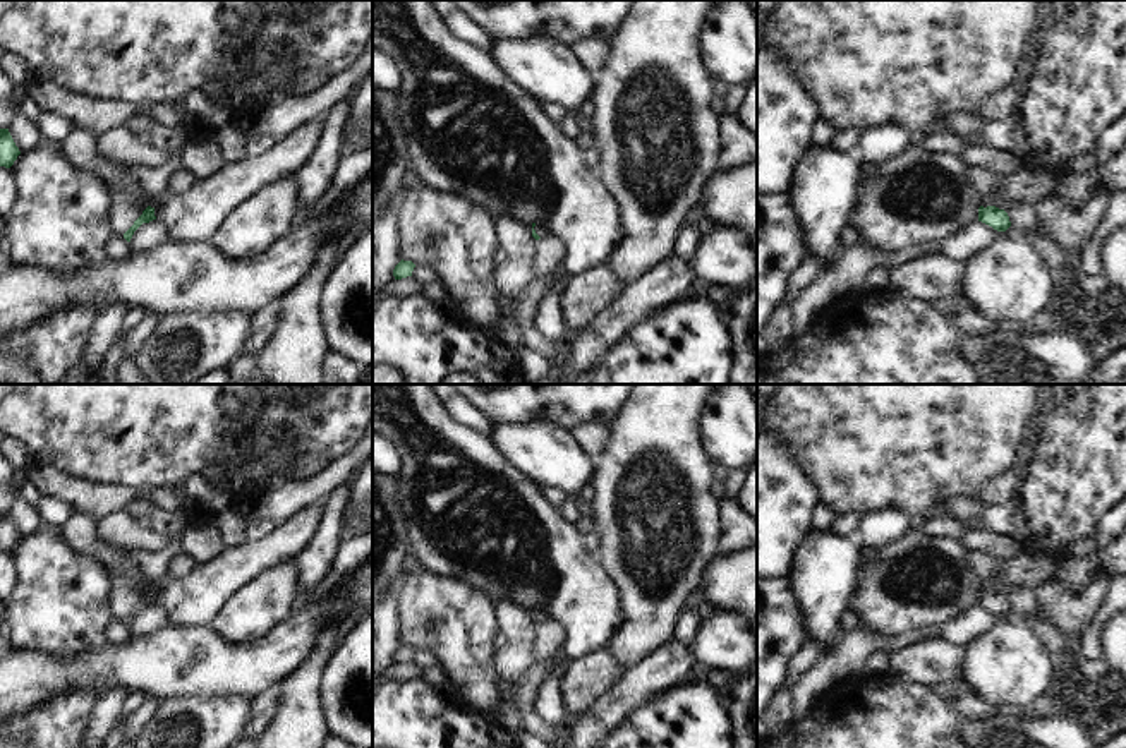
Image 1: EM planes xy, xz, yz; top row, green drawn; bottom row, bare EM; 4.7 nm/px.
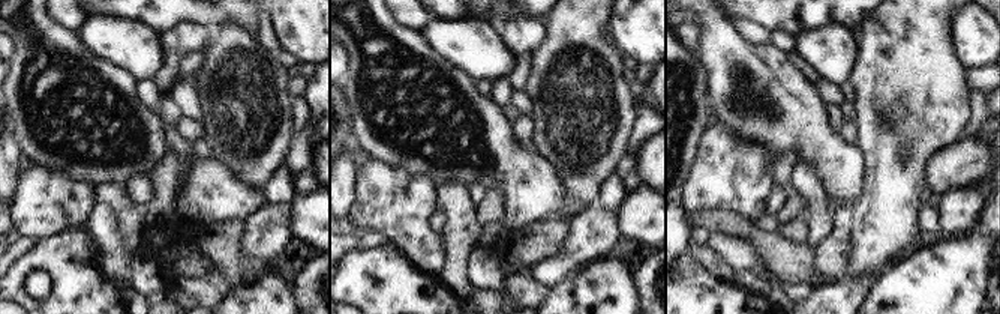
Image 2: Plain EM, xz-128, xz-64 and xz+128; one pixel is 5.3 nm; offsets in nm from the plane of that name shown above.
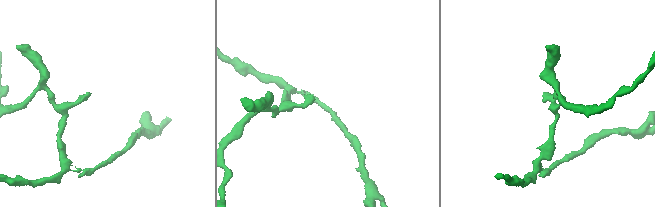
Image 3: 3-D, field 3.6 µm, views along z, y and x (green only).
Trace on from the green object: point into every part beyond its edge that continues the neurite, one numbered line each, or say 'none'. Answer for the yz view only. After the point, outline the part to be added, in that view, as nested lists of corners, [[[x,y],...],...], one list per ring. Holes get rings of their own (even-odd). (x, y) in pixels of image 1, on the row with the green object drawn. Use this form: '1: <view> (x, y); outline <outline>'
1: yz (986, 182); outline [[[973,168],[966,175],[968,182],[978,194],[978,204],[987,208],[996,204],[1001,177],[992,170]]]

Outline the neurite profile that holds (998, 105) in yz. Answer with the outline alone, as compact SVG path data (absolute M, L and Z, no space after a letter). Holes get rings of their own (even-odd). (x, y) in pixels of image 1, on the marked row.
M1026 43L1026 48L1018 62L1013 81L989 96L985 96L978 105L973 105L968 112L980 115L984 120L1002 120L1013 113L1023 94L1025 84L1033 70L1033 55Z

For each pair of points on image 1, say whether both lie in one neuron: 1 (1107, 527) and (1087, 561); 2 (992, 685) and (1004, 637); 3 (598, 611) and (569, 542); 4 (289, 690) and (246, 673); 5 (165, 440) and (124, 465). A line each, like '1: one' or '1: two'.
1: one
2: one
3: one
4: two
5: one

